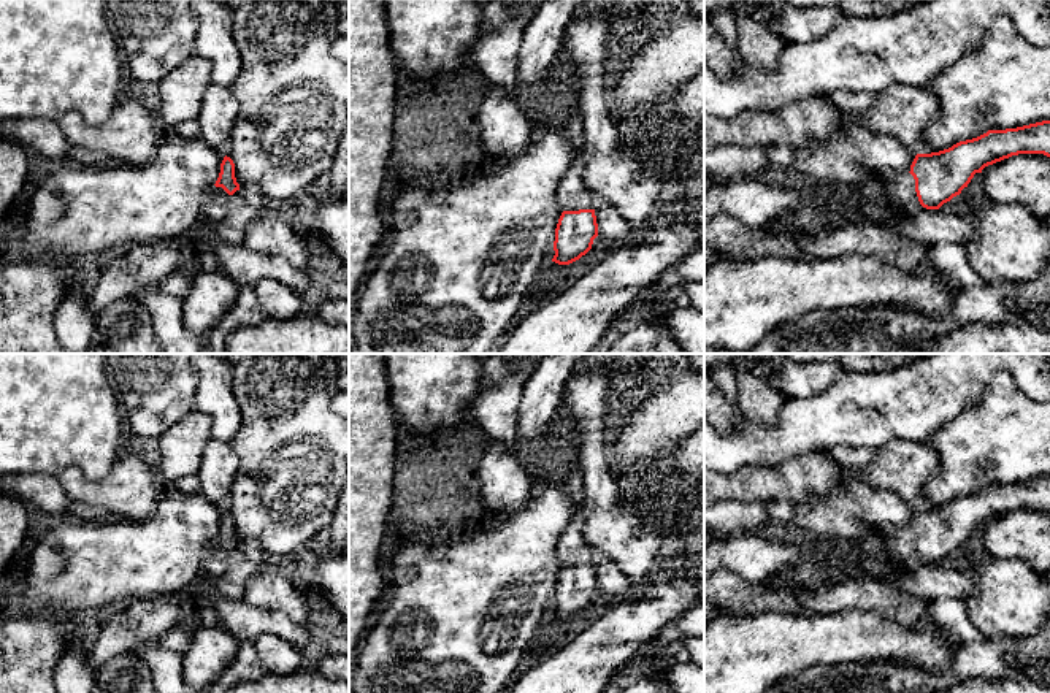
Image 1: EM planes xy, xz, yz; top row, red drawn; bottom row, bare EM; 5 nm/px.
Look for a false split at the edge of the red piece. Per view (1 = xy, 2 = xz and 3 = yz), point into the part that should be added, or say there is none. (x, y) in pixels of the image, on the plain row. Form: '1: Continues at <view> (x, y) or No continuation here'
1: Continues at xy (214, 555)
2: Continues at xz (573, 549)
3: Continues at yz (893, 547)

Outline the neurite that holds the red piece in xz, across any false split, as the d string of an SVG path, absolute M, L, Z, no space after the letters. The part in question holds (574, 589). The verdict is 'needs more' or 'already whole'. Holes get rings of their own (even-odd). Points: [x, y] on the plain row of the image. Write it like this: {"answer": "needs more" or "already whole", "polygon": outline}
{"answer": "needs more", "polygon": "M563 469L558 474L573 500L573 514L557 542L557 557L563 568L555 584L552 617L569 620L592 604L598 592L598 579L592 563L592 549L584 538L584 515L579 507L584 496L582 471Z"}

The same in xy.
{"answer": "needs more", "polygon": "M224 512L220 528L214 541L203 549L201 568L203 574L214 580L225 568L228 553L240 546L235 533L235 519L230 512Z"}

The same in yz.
{"answer": "needs more", "polygon": "M1050 476L988 485L948 504L917 509L909 528L882 526L863 544L863 557L866 561L887 565L899 574L914 568L918 558L926 565L939 565L960 550L975 528L1018 509L1050 512Z"}

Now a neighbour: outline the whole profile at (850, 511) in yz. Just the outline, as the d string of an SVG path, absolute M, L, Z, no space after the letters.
M860 479L842 481L826 495L809 495L793 507L793 531L822 541L858 541L887 525L904 530L917 511L898 493Z

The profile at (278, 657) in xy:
M262 634L254 645L266 674L285 676L309 668L301 650L282 637Z

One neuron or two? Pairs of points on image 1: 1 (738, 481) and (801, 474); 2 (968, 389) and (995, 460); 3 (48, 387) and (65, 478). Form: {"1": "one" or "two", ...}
{"1": "one", "2": "two", "3": "two"}

